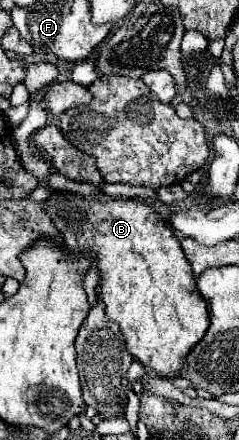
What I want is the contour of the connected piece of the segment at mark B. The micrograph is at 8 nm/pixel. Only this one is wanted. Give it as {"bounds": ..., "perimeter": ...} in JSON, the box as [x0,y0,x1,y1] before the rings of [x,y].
{"bounds":[47,192,209,378],"perimeter":[[[51,192],[47,200],[47,214],[63,236],[65,246],[73,254],[85,254],[89,258],[99,258],[101,270],[101,290],[99,298],[105,304],[107,316],[121,326],[125,344],[133,358],[137,358],[155,376],[175,378],[185,366],[187,354],[199,344],[209,328],[207,302],[197,292],[197,280],[191,272],[191,264],[185,258],[175,232],[157,216],[157,212],[137,200],[85,200],[81,196]]]}

